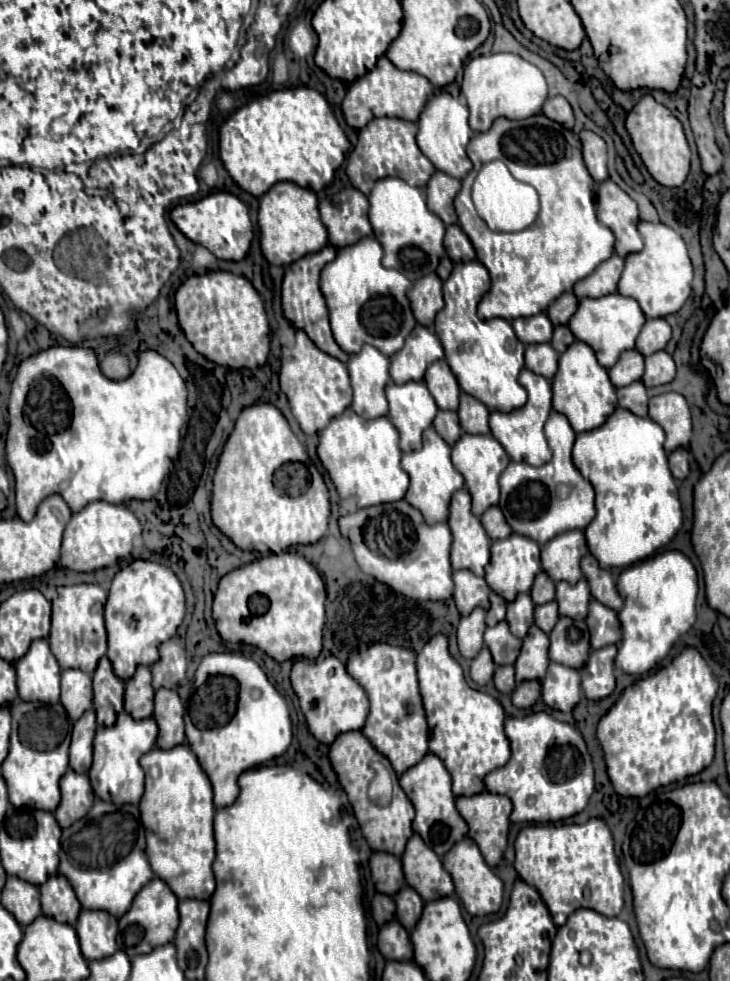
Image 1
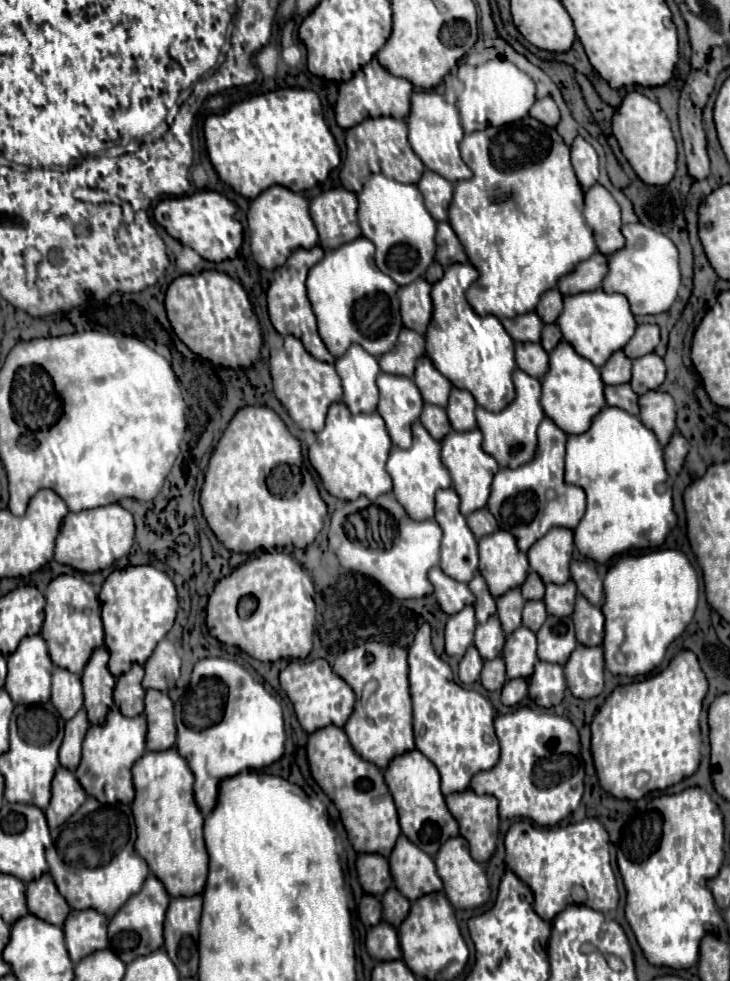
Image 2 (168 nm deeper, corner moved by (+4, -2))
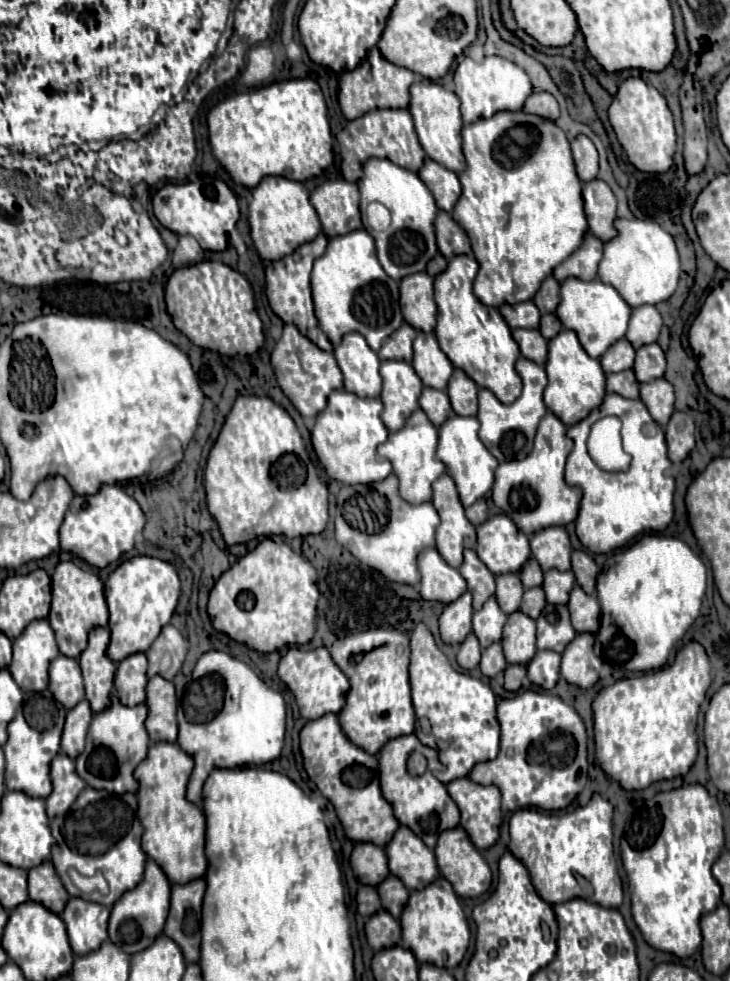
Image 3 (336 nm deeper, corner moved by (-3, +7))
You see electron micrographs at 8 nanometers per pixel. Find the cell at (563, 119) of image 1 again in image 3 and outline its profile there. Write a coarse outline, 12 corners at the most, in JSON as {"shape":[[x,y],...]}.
{"shape":[[546,91],[532,93],[524,111],[556,121],[560,107]]}

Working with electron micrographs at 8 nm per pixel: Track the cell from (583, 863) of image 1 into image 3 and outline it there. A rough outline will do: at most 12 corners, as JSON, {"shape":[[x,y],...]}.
{"shape":[[610,801],[520,809],[510,851],[538,895],[618,909]]}

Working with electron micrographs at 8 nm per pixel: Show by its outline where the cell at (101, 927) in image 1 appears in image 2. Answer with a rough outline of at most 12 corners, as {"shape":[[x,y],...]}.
{"shape":[[73,910],[63,932],[73,964],[107,948],[107,918]]}

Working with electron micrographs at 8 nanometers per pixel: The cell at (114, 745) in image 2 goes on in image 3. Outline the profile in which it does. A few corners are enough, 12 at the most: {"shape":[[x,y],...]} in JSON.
{"shape":[[144,703],[94,715],[76,771],[98,791],[138,791]]}

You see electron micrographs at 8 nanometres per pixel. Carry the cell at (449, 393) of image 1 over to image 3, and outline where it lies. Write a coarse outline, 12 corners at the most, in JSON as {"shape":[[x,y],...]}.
{"shape":[[436,335],[414,339],[412,367],[426,387],[446,389],[454,371]]}

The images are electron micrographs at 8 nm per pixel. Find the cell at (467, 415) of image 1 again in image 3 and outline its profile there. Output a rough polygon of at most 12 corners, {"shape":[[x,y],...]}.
{"shape":[[454,369],[448,389],[458,415],[476,415],[478,385]]}

